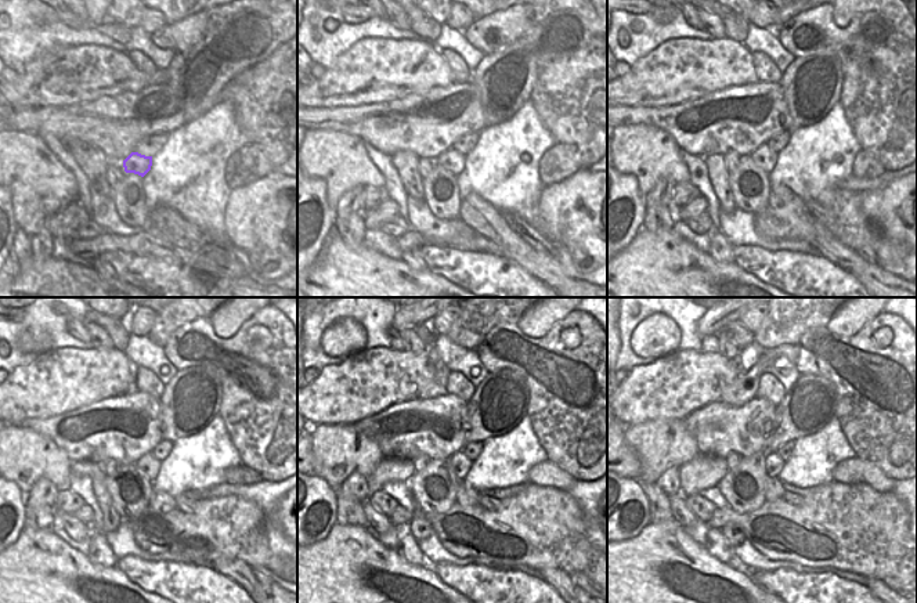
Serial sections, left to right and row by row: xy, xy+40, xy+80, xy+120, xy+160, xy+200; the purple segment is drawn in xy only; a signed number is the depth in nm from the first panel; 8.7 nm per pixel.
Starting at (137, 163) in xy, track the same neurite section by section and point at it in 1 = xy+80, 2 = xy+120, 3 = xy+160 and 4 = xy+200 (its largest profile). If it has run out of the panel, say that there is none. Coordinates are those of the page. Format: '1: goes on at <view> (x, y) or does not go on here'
1: goes on at xy+80 (764, 156)
2: goes on at xy+120 (147, 464)
3: goes on at xy+160 (459, 464)
4: goes on at xy+200 (773, 464)

